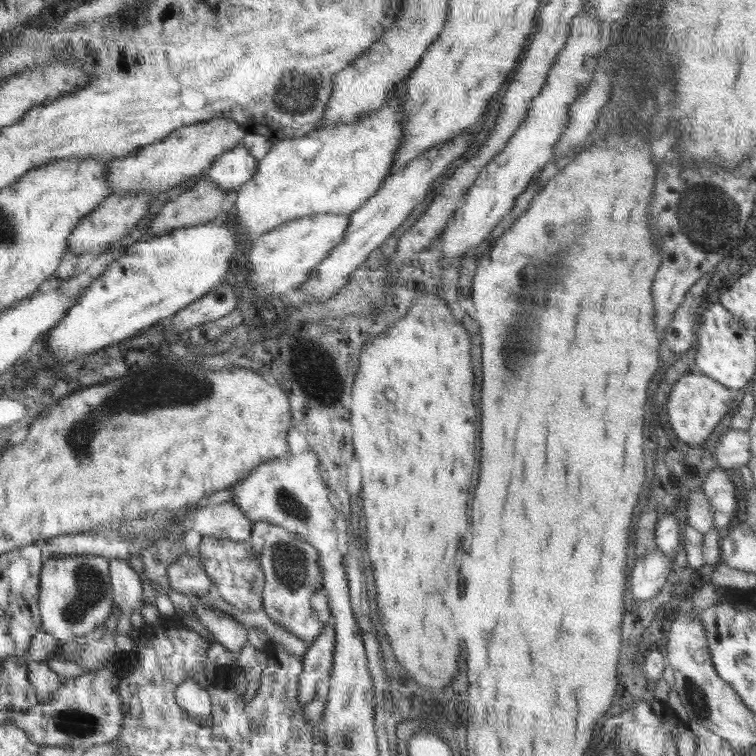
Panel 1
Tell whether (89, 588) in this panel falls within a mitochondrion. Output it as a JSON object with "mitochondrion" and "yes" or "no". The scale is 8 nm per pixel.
{"mitochondrion":"yes"}

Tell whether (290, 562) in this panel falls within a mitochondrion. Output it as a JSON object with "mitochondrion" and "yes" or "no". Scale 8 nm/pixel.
{"mitochondrion":"yes"}

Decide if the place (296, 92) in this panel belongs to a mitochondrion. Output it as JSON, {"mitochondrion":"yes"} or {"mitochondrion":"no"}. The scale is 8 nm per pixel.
{"mitochondrion":"yes"}

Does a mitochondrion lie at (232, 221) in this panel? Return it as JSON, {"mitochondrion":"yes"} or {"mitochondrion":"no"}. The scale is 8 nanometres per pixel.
{"mitochondrion":"no"}

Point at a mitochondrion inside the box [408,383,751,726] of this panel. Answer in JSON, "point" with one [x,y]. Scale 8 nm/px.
{"point":[697,700]}

